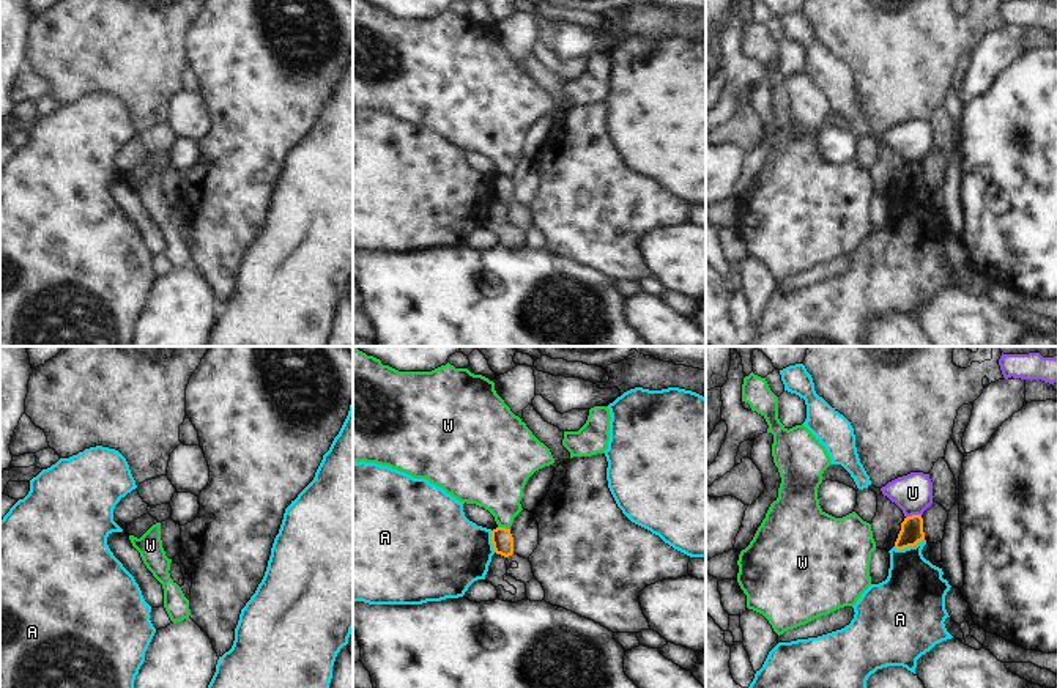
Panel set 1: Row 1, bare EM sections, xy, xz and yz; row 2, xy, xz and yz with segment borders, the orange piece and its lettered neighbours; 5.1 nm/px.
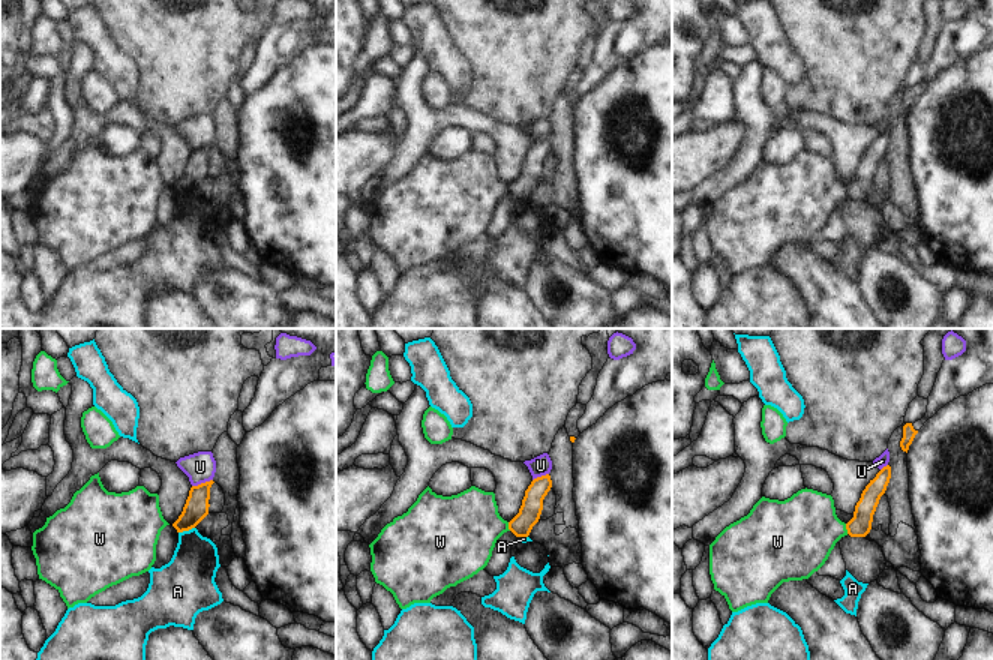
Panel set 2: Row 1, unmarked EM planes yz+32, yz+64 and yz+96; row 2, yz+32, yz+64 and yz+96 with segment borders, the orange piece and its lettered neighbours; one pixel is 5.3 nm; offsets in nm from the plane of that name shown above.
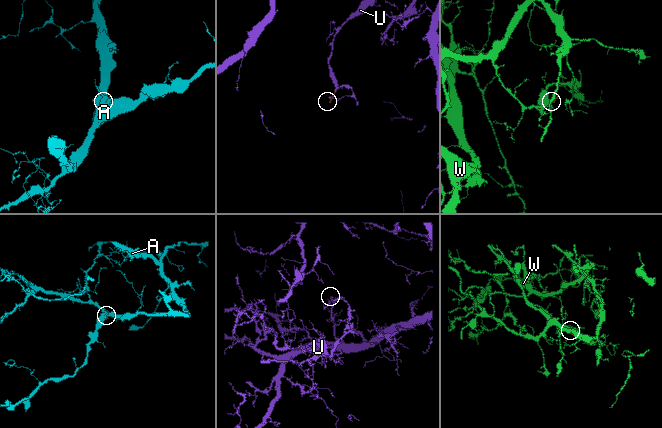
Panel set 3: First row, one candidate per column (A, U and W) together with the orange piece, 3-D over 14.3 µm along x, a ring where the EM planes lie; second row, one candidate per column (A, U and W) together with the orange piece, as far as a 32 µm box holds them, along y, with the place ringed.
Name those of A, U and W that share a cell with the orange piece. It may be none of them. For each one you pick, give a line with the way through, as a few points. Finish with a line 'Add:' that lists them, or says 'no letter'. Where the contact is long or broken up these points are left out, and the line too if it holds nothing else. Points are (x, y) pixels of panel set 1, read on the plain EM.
Add: no letter

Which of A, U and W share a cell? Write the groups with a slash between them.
A / U / W

